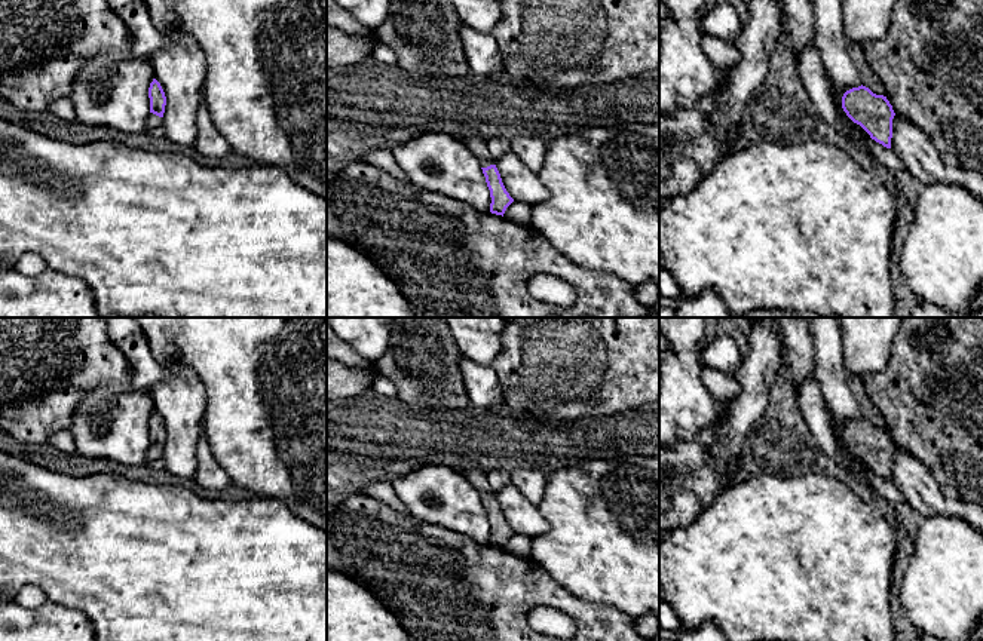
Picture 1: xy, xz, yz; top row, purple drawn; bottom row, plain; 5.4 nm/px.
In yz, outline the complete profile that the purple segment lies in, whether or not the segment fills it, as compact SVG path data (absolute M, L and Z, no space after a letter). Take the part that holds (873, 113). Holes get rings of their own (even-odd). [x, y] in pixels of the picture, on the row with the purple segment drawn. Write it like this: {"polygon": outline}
{"polygon": "M861 85L843 93L842 108L872 139L891 148L892 119L895 113L886 96L876 95Z"}

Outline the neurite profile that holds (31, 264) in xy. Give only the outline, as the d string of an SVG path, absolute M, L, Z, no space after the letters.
M34 252L24 254L15 267L19 273L27 276L37 276L48 269L45 260Z

